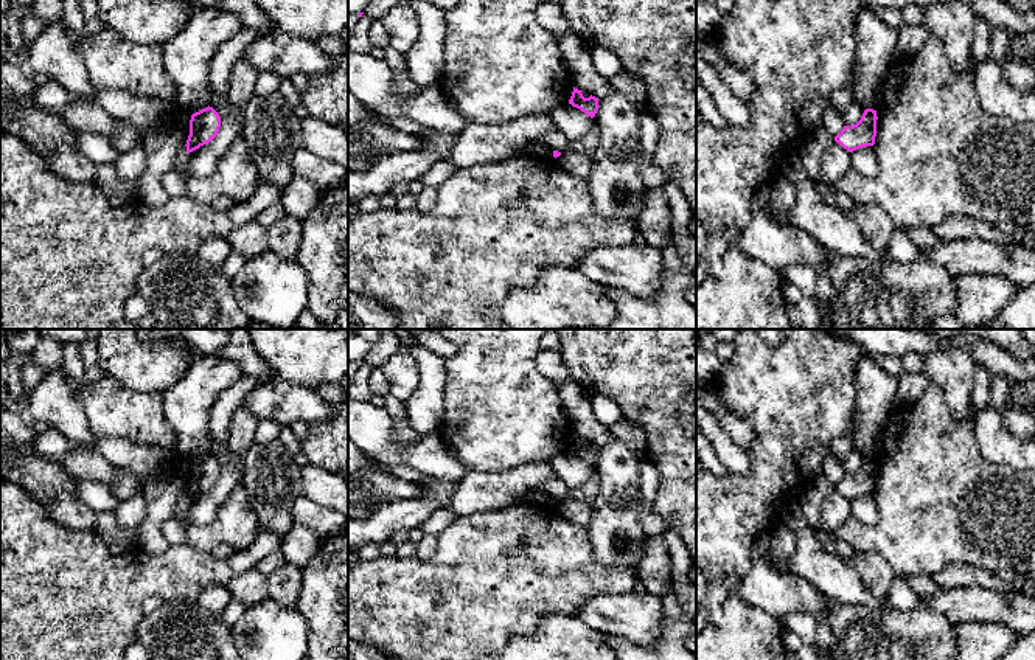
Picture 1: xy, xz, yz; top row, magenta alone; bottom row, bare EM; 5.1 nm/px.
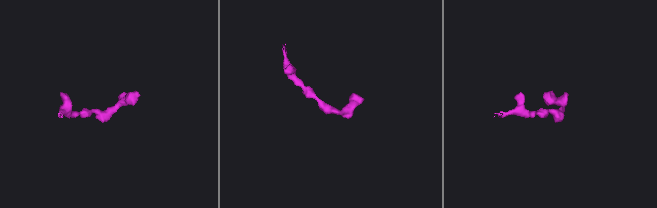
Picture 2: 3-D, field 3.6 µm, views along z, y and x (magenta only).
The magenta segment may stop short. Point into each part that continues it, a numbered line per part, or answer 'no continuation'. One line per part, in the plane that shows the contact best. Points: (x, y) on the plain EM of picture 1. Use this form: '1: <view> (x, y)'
no continuation

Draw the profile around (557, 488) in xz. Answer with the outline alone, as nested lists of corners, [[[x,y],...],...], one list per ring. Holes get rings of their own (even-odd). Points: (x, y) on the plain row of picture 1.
[[[558,477],[550,481],[541,483],[535,488],[547,492],[549,495],[558,500],[566,500],[569,498],[569,494],[570,494],[570,488]]]

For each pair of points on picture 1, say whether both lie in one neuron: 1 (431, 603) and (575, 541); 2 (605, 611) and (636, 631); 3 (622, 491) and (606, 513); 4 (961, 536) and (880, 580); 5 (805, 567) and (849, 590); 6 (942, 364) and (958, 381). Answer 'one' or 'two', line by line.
1: one
2: one
3: one
4: two
5: one
6: one

